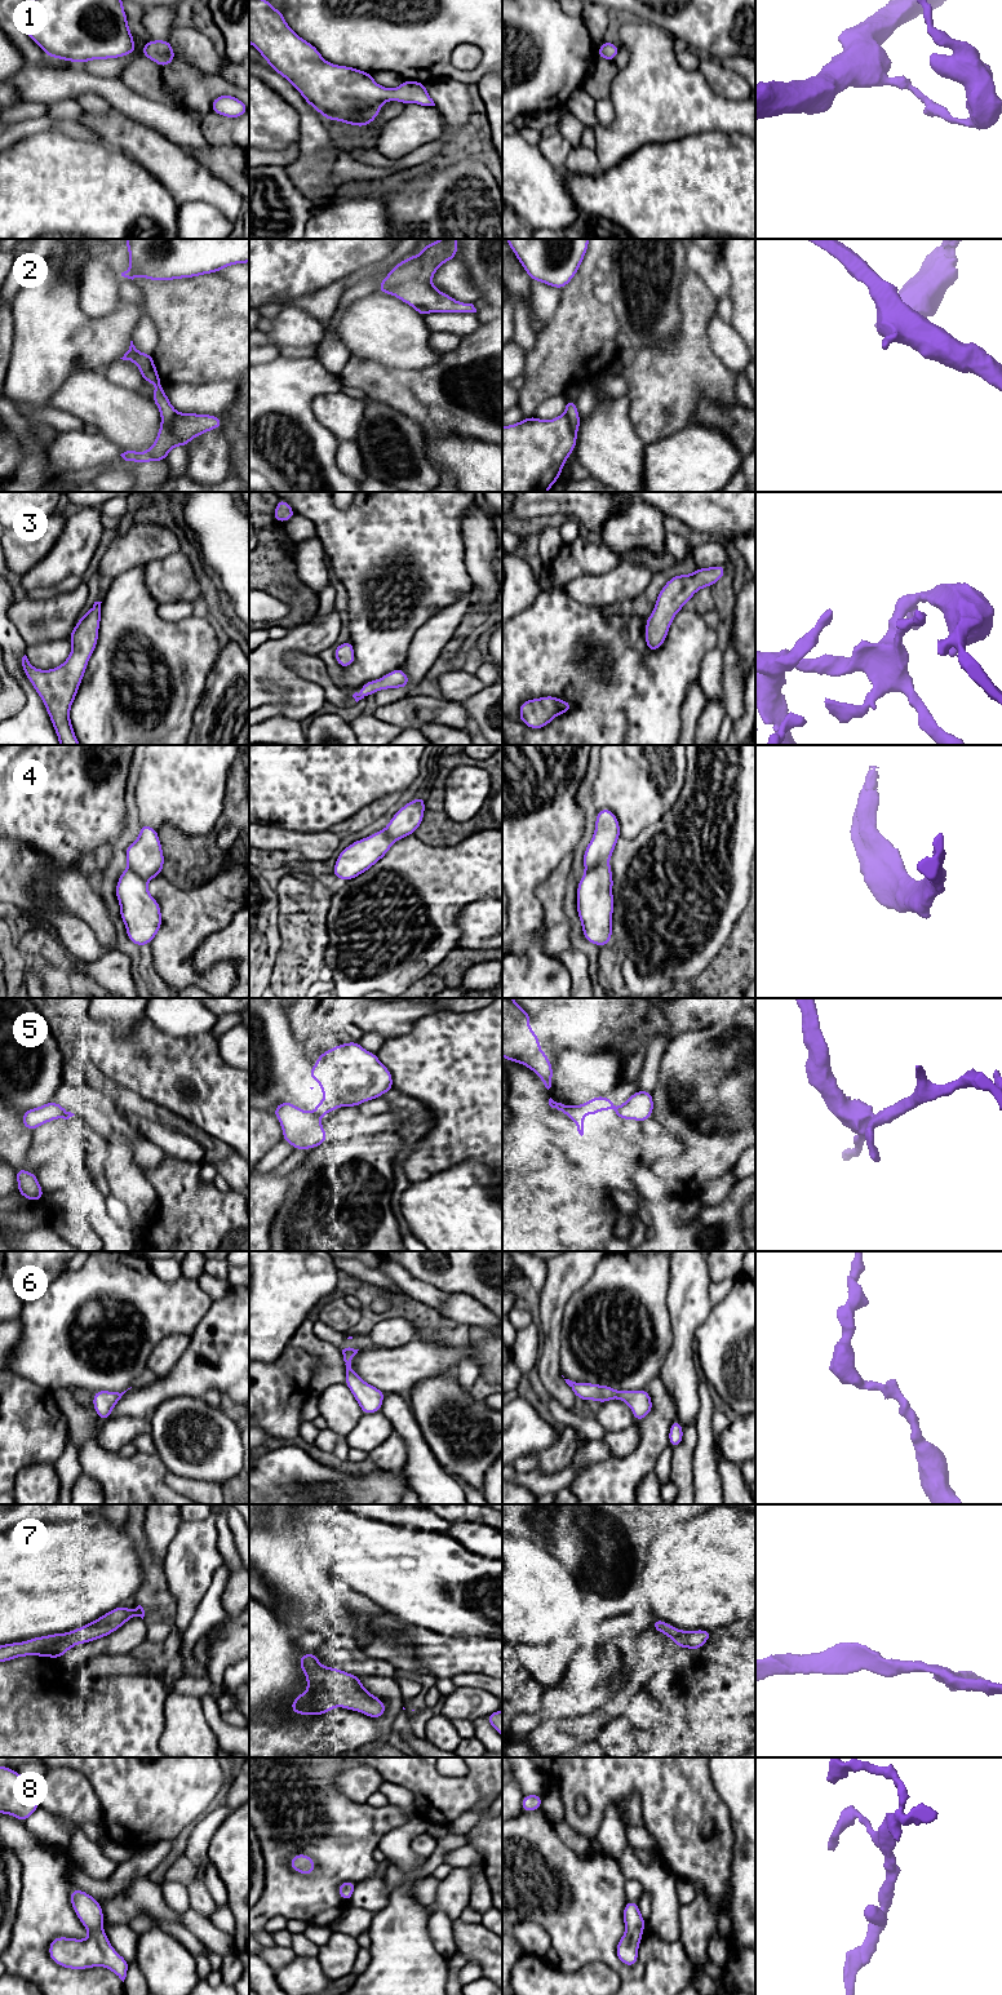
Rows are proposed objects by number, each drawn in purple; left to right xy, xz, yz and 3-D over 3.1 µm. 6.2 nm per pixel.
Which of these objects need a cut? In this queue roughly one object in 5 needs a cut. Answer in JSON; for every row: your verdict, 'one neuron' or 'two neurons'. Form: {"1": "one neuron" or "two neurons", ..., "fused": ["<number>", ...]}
{"1": "one neuron", "2": "two neurons", "3": "one neuron", "4": "one neuron", "5": "two neurons", "6": "one neuron", "7": "one neuron", "8": "one neuron", "fused": ["2", "5"]}

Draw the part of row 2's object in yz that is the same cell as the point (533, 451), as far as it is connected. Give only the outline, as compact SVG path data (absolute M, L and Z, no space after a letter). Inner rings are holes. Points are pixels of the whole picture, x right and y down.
M564 413L549 421L535 416L502 427L502 492L547 492L575 451L577 438Z

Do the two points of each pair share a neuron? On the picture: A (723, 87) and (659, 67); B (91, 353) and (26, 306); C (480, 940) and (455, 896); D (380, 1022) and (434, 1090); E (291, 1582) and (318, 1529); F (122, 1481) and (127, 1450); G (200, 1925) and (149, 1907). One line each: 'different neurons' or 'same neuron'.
A: different neurons
B: same neuron
C: different neurons
D: different neurons
E: different neurons
F: different neurons
G: same neuron

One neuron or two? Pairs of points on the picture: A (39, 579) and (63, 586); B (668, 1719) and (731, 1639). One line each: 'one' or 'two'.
A: two
B: one

